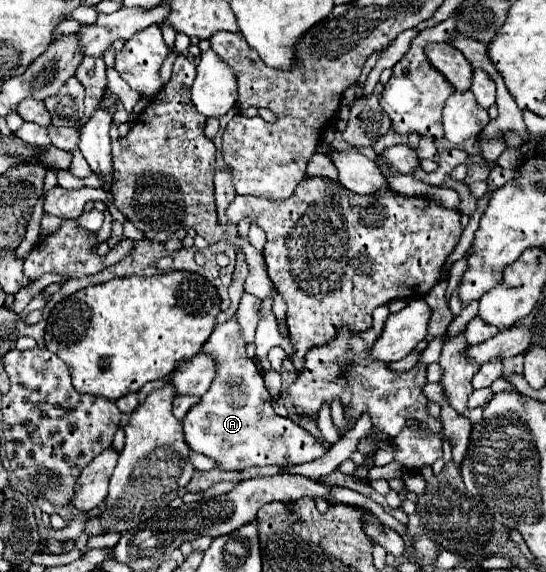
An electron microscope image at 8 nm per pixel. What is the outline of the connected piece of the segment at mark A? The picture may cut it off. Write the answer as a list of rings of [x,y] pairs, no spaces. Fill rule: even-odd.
[[[235,318],[213,330],[201,354],[211,356],[215,378],[211,388],[201,396],[201,402],[183,418],[185,442],[191,450],[209,456],[217,462],[217,468],[225,472],[243,472],[255,466],[297,466],[329,452],[313,434],[305,432],[293,420],[275,414],[271,406],[273,398],[265,388],[263,374],[255,366],[255,360],[245,352],[245,342],[241,342],[237,334]]]

